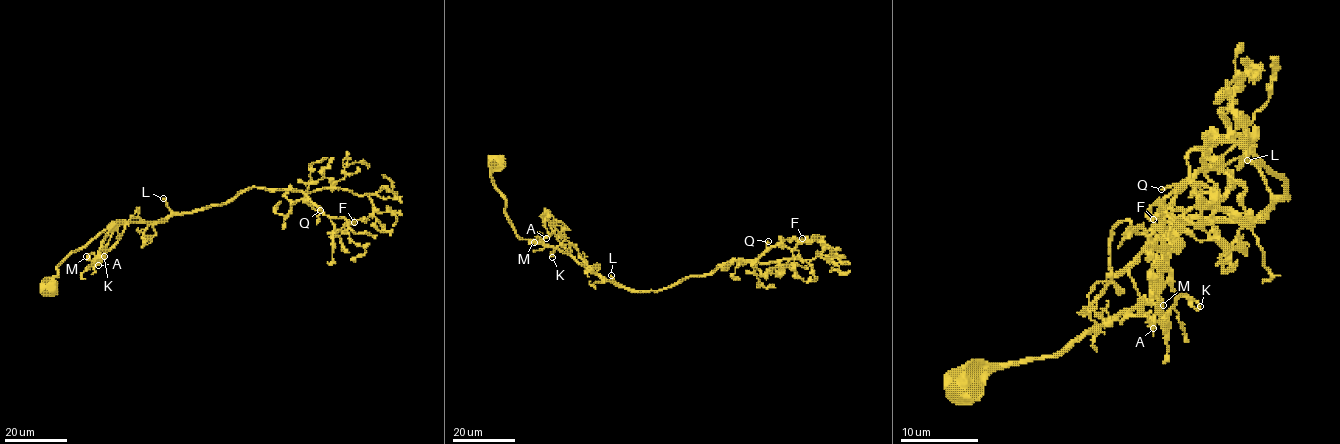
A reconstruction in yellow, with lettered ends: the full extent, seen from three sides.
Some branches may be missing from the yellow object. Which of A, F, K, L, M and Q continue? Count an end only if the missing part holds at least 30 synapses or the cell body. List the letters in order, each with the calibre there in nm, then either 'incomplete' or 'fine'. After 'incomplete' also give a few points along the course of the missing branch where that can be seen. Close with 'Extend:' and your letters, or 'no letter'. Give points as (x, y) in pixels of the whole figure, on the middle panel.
A: calibre 110 nm; fine
F: calibre 280 nm; fine
K: calibre 170 nm; fine
L: calibre 300 nm; incomplete; course (611, 275), (595, 259), (585, 260), (592, 268), (585, 271)
M: calibre 280 nm; fine
Q: calibre 240 nm; incomplete; course (768, 241), (771, 242), (759, 246), (761, 243), (755, 248), (760, 249)
Extend: L, Q

